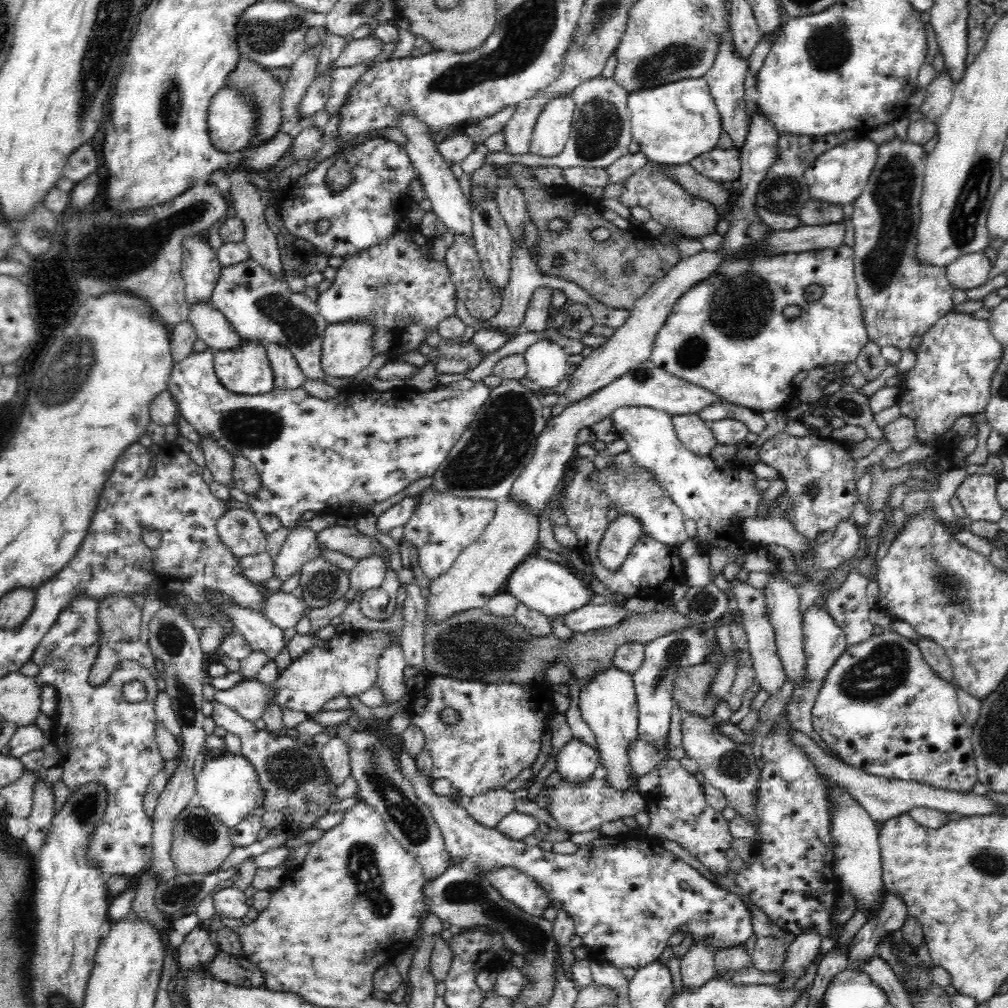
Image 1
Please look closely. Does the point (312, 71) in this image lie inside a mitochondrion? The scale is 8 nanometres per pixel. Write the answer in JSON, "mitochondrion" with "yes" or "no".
{"mitochondrion":"no"}

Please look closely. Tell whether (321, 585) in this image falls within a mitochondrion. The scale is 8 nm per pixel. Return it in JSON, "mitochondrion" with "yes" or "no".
{"mitochondrion":"yes"}

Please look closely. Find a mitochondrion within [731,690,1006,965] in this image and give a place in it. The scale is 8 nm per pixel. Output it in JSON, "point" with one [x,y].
{"point":[817,894]}

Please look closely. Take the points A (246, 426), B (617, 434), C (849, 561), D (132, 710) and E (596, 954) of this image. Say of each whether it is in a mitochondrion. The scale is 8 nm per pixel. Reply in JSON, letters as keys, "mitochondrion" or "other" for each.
{"A":"mitochondrion","B":"other","C":"other","D":"other","E":"other"}

